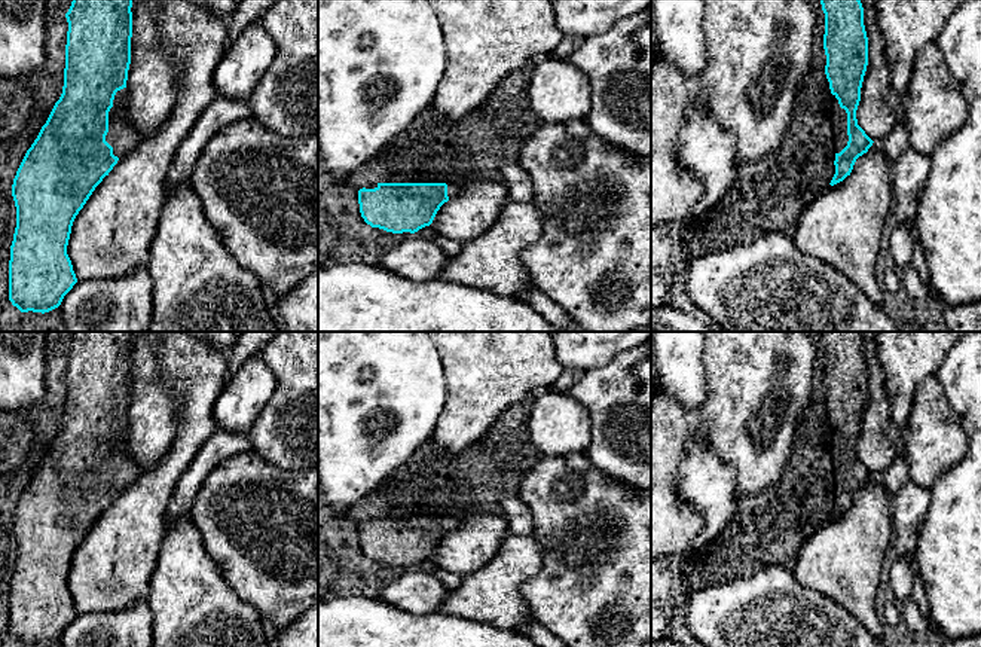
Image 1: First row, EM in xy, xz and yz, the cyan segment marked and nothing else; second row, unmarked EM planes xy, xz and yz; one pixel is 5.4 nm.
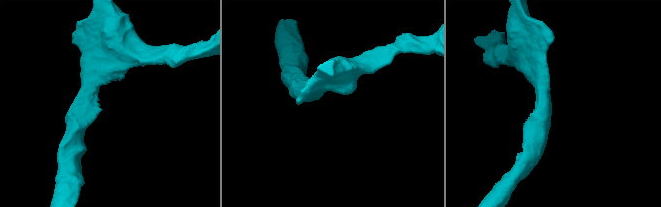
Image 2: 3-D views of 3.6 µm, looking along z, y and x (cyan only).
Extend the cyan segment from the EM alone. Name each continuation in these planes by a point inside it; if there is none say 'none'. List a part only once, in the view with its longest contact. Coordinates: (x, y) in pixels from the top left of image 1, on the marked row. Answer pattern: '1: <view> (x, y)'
none

